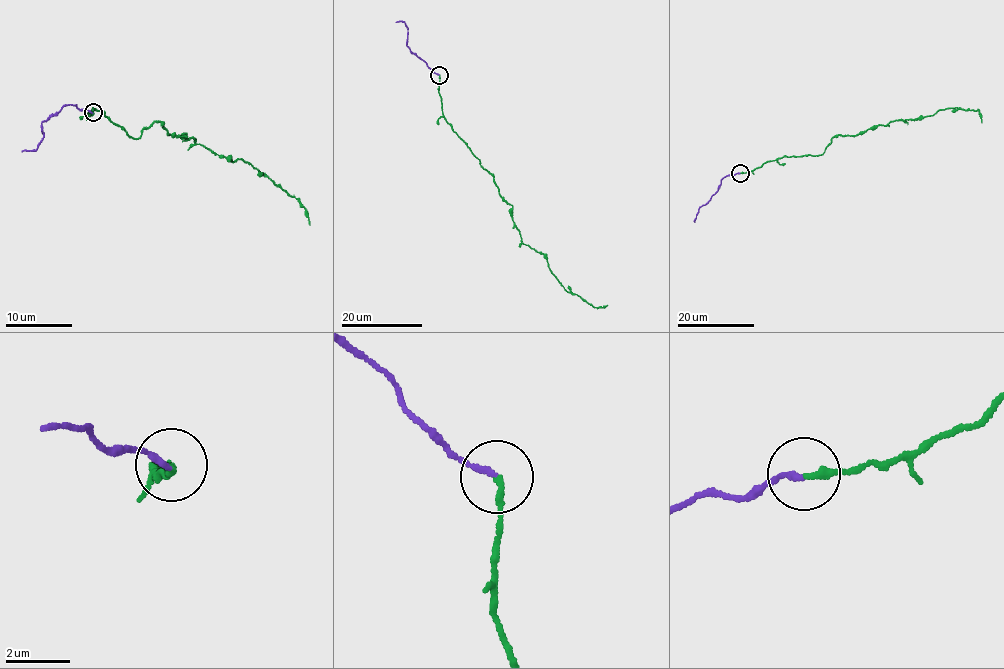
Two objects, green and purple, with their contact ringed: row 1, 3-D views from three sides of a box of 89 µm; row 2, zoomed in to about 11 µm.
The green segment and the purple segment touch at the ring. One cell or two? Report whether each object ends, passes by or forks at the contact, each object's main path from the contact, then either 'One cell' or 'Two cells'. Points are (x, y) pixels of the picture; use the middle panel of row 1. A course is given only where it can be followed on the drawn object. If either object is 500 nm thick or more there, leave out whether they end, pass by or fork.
At the ring green ends. At the ring purple ends. Course of green: (439, 75), (443, 115), (511, 205), (521, 241), (543, 254), (547, 266), (567, 291), (596, 307), (607, 305). Course of purple: (439, 75), (412, 53), (406, 43), (405, 24), (396, 22). One cell

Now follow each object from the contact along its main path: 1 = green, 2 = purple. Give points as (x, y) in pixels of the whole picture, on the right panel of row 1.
1: (740, 173), (785, 156), (821, 154), (834, 136), (856, 136), (938, 111), (978, 110), (981, 123)
2: (740, 173), (723, 179), (710, 200), (700, 207), (695, 222)

